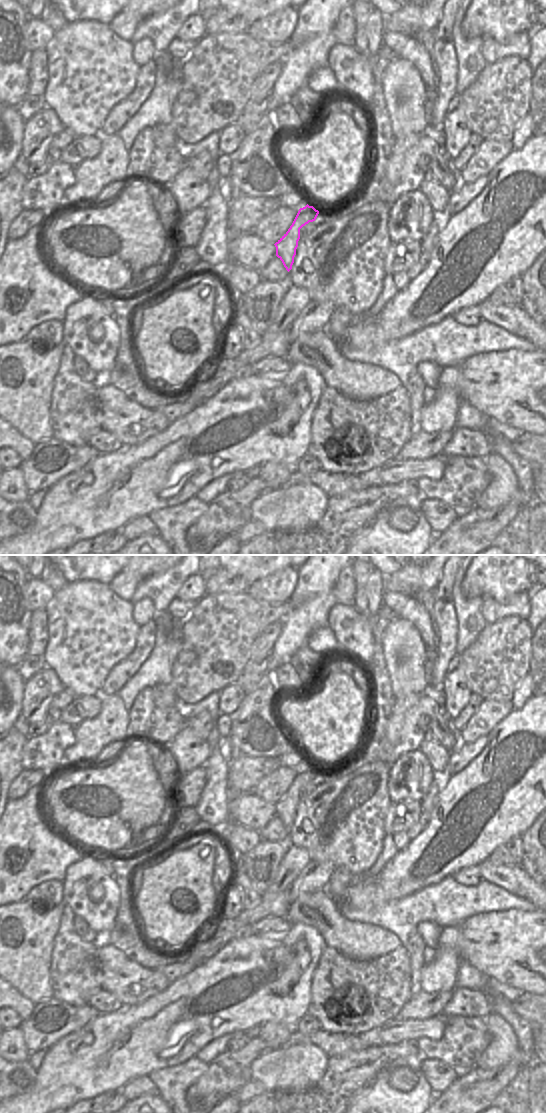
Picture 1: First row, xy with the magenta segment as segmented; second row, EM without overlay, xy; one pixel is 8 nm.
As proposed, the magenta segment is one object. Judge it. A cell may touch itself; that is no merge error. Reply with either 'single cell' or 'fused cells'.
single cell

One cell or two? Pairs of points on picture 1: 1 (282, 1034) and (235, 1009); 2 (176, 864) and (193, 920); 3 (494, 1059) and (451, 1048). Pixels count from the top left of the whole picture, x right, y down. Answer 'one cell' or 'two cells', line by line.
1: two cells
2: one cell
3: two cells

